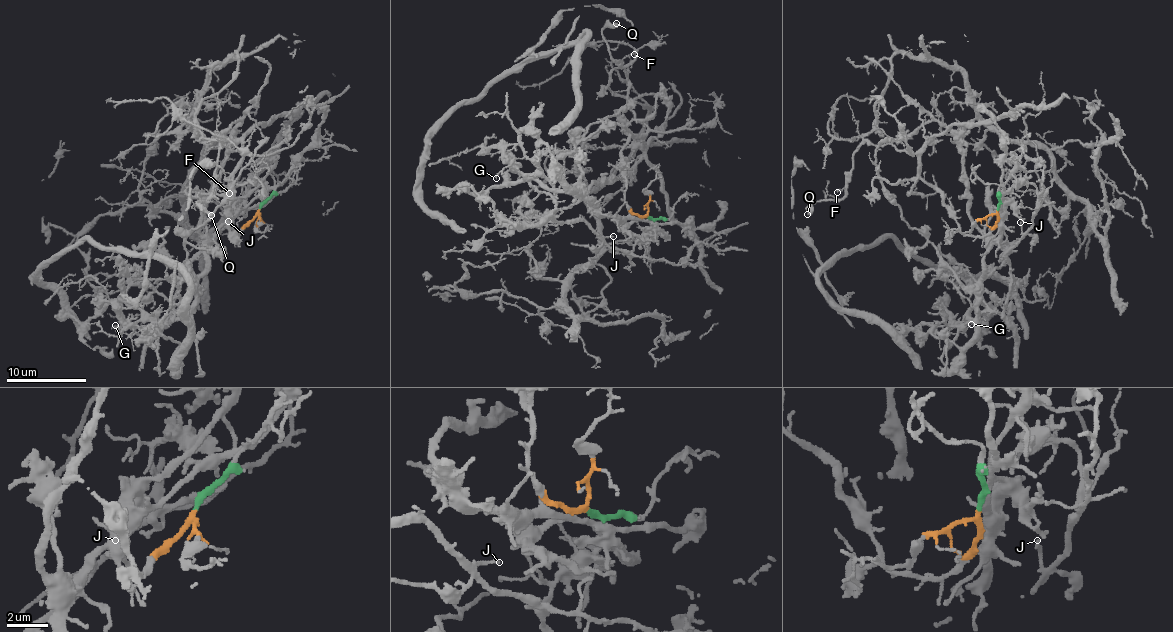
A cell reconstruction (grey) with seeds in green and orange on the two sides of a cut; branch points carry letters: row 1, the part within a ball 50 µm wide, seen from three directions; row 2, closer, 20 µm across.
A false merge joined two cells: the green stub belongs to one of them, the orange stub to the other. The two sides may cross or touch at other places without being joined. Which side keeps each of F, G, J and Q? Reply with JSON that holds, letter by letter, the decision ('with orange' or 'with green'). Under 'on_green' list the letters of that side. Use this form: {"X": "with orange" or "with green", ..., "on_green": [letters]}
{"F": "with orange", "G": "with green", "J": "with green", "Q": "with orange", "on_green": ["G", "J"]}

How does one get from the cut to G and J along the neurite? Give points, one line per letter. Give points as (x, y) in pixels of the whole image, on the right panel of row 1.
G: (998, 211), (1004, 191), (999, 228), (984, 256), (977, 318), (950, 326), (949, 332), (962, 332), (971, 323)
J: (998, 211), (999, 195), (1005, 191), (1015, 193), (1024, 207), (1037, 208), (1033, 224), (1025, 232), (1021, 222)

